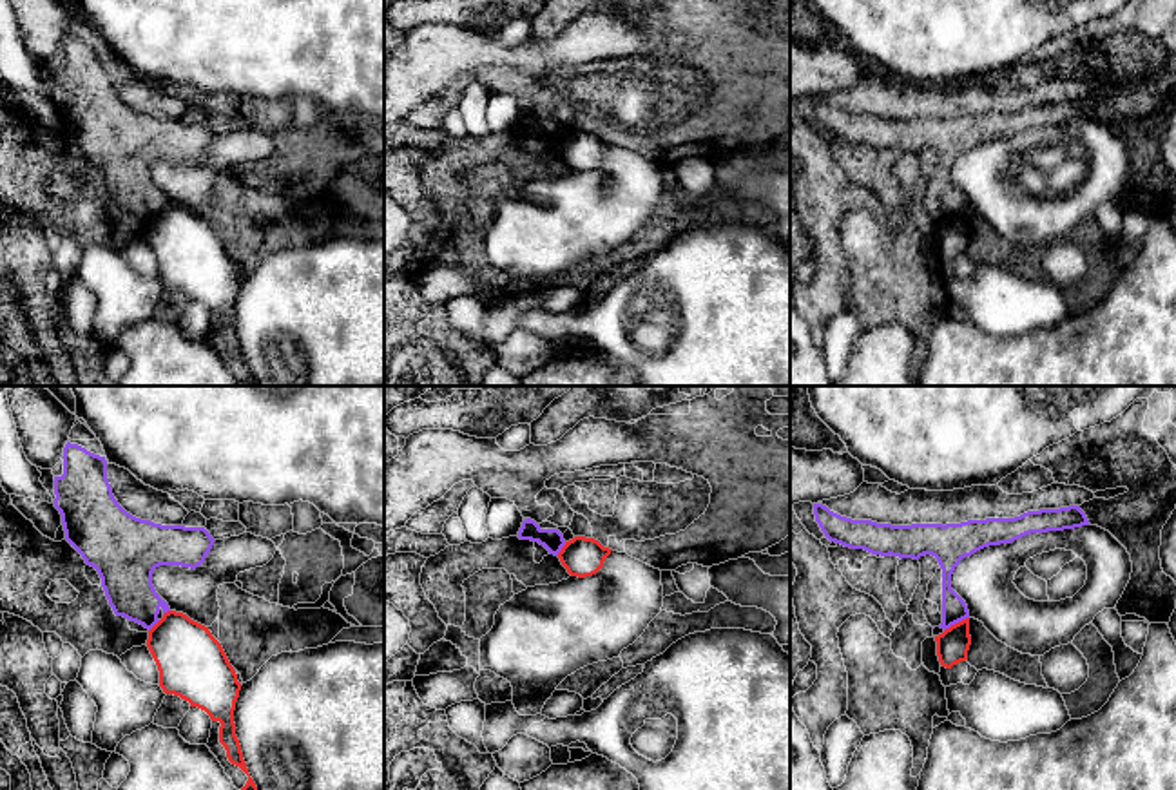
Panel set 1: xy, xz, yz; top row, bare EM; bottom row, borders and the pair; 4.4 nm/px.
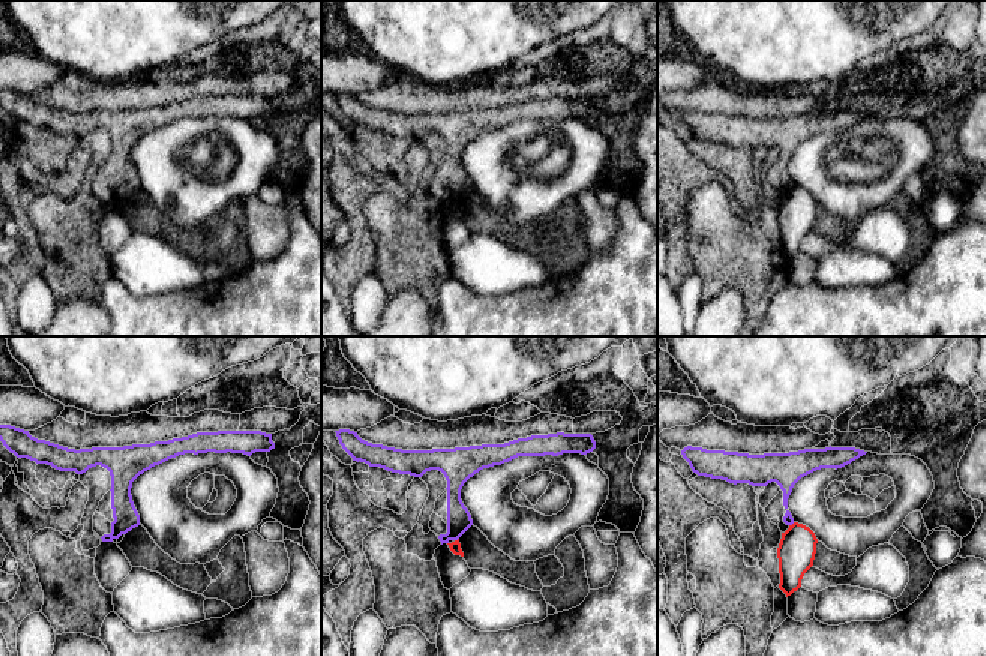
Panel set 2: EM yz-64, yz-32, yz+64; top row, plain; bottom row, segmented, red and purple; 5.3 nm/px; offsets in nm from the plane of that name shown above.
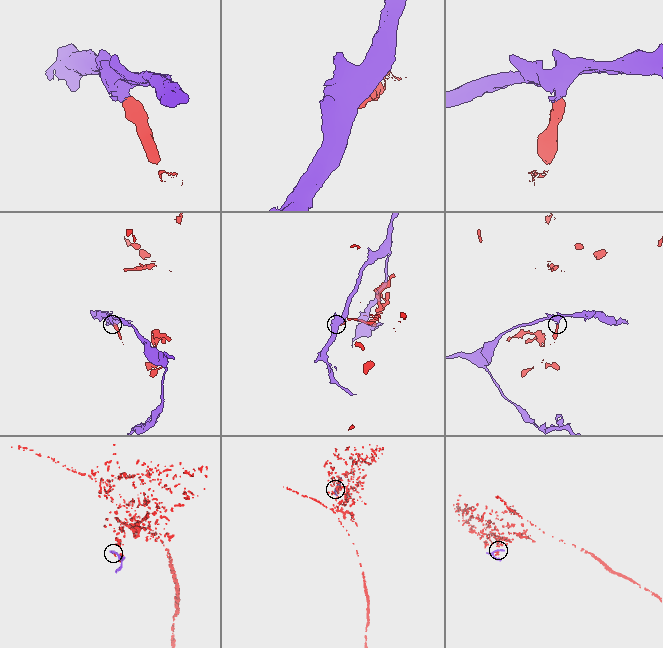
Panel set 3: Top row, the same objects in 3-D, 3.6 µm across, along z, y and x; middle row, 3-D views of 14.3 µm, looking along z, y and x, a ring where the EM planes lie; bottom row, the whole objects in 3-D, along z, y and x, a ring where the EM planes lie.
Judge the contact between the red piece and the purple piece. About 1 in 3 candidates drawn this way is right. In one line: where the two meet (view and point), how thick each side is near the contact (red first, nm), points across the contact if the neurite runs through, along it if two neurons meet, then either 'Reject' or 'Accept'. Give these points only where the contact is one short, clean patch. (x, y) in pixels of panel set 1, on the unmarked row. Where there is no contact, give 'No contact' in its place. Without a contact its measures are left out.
Touches red at yz (955, 218). Thickness 140 nm (red) against 110 nm. Boundary: yz (968, 211), (944, 225). Reject

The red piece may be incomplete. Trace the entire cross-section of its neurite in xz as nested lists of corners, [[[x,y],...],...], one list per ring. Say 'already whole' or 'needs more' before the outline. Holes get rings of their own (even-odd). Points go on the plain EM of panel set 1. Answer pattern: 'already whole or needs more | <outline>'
already whole | [[[574,130],[565,136],[558,152],[571,170],[585,172],[596,169],[612,143],[594,132]]]

